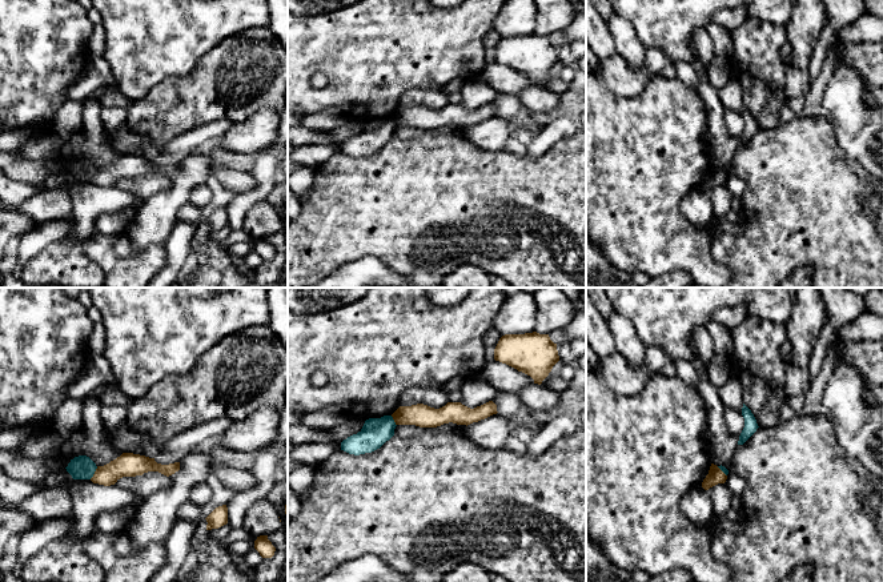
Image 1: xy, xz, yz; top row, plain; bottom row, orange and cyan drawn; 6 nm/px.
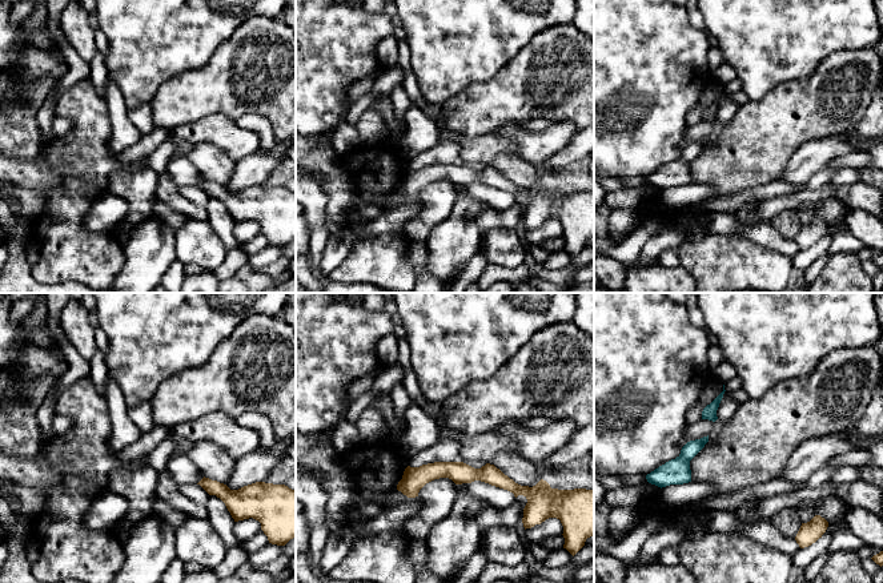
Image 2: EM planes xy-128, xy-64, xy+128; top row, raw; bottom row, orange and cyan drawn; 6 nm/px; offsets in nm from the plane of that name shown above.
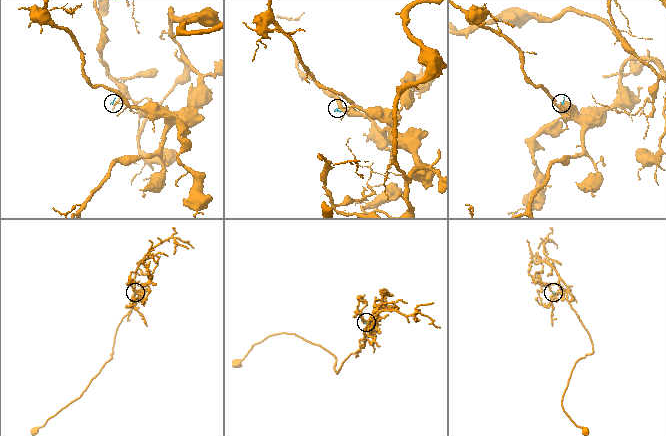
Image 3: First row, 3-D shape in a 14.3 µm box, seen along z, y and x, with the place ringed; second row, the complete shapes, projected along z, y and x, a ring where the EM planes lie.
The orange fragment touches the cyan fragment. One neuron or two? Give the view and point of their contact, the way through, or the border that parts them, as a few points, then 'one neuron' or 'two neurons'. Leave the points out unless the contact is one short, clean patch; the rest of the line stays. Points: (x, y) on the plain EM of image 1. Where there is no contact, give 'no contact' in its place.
meets orange in xy at (95, 175); runs through xy (127, 167), (109, 175), (95, 175), (80, 169); one neuron

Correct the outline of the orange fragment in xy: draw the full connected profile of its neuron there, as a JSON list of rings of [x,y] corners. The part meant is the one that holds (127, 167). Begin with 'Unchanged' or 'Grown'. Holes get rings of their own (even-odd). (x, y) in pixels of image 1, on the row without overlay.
Grown. [[[123,154],[104,168],[97,168],[89,158],[79,157],[71,161],[67,173],[73,181],[91,181],[93,185],[111,188],[123,178],[143,177],[148,173],[158,173],[166,178],[180,172],[180,164],[161,166],[140,156]]]

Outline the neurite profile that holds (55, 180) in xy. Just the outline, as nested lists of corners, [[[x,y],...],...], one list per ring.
[[[67,170],[60,173],[51,173],[44,181],[44,189],[57,189],[57,188],[69,188],[73,184],[72,177]]]

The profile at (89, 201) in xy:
[[[73,181],[68,188],[72,200],[73,229],[64,238],[88,240],[95,233],[95,222],[104,213],[120,212],[128,206],[141,206],[131,192],[116,186],[104,188],[91,181]]]

